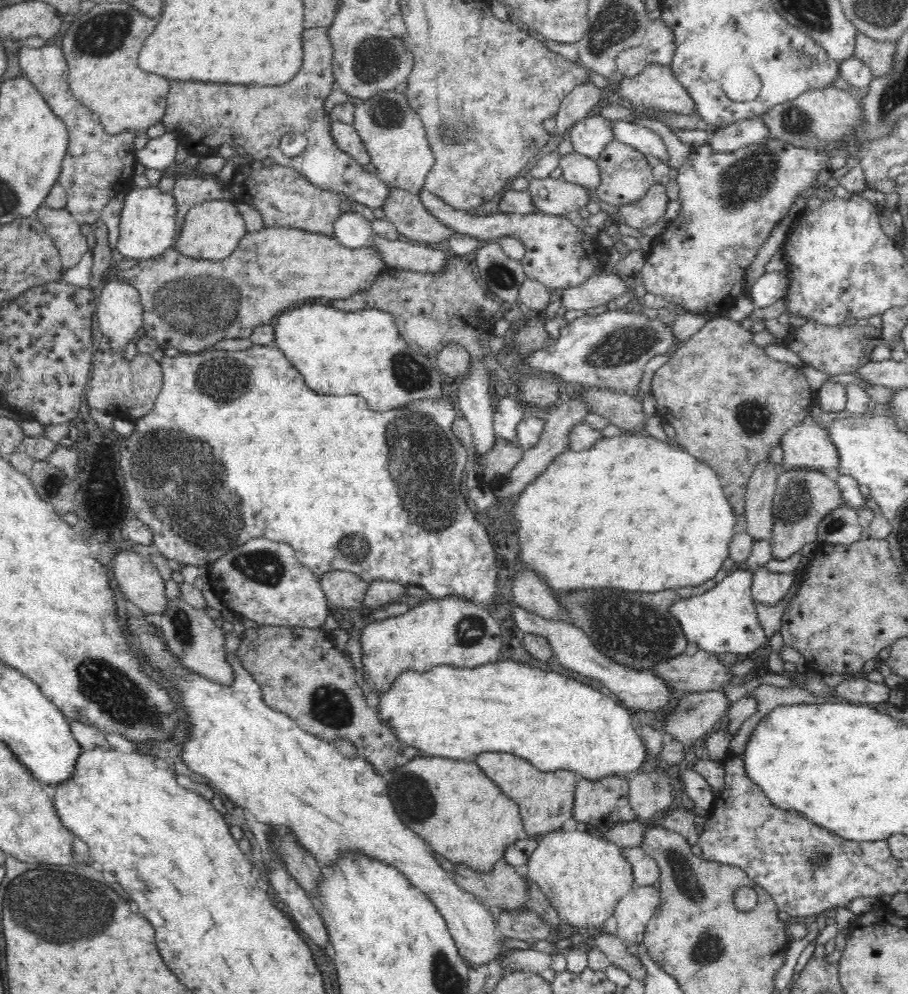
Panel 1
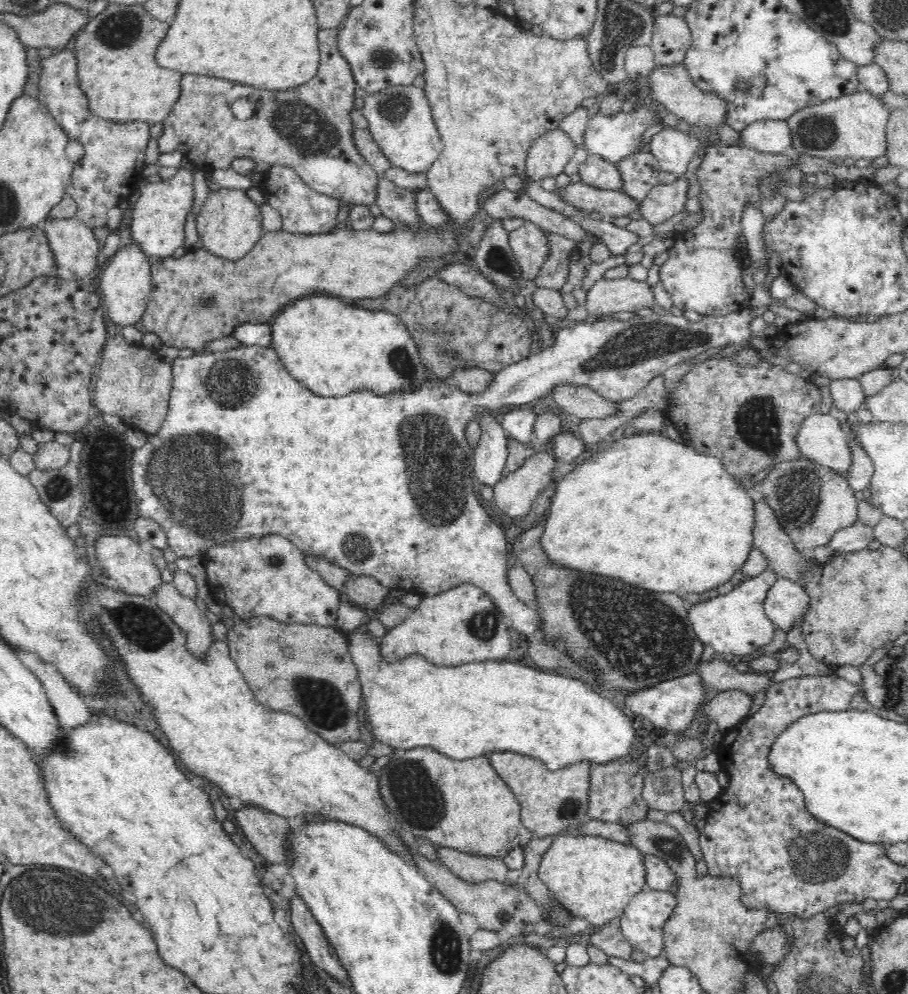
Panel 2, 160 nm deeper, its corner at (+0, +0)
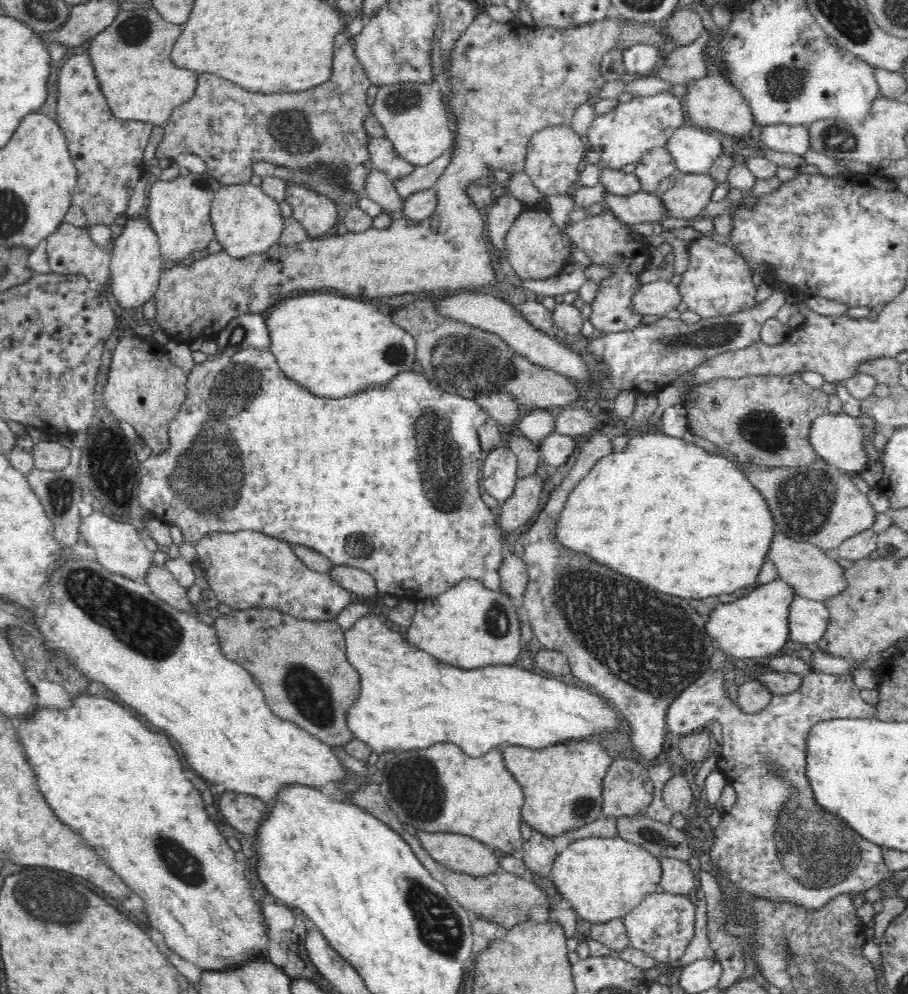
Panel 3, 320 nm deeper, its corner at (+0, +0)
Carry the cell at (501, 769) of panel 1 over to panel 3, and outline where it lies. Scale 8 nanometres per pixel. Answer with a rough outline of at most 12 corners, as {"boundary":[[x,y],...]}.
{"boundary":[[598,742],[508,746],[523,822],[558,837],[603,817]]}

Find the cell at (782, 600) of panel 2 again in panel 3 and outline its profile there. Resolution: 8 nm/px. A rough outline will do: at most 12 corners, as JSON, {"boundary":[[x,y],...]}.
{"boundary":[[794,594],[788,638],[814,647],[830,614],[823,601]]}

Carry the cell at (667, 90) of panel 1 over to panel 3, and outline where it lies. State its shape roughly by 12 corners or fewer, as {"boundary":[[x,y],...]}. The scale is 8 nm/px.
{"boundary":[[722,75],[684,85],[693,126],[754,138],[750,105]]}

